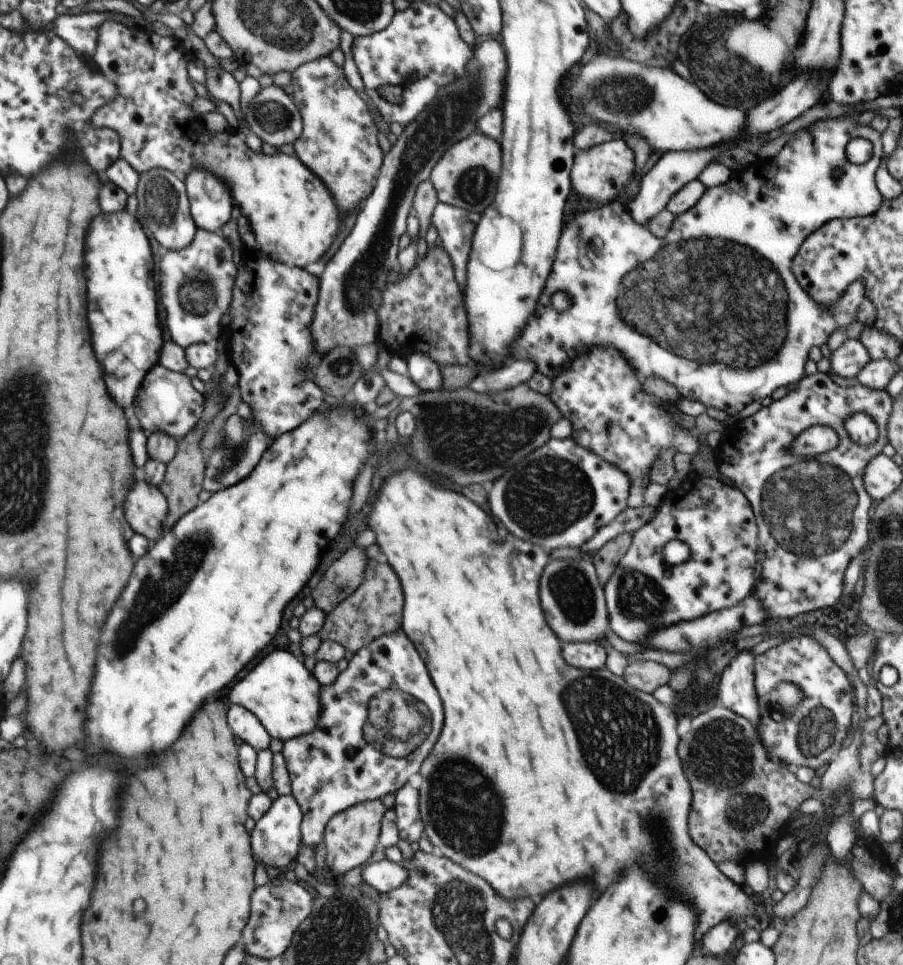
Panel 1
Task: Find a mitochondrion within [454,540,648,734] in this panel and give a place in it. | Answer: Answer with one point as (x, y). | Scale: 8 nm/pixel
(571, 591)

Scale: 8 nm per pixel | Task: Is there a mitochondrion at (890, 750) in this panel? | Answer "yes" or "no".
no

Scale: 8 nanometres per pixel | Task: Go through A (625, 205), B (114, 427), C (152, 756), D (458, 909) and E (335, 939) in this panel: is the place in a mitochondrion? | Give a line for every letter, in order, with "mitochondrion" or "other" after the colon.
A: other
B: other
C: other
D: mitochondrion
E: mitochondrion

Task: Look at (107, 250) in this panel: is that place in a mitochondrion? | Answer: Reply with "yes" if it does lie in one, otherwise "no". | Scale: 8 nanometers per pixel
no

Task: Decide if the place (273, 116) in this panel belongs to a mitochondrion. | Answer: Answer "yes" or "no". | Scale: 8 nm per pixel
yes

